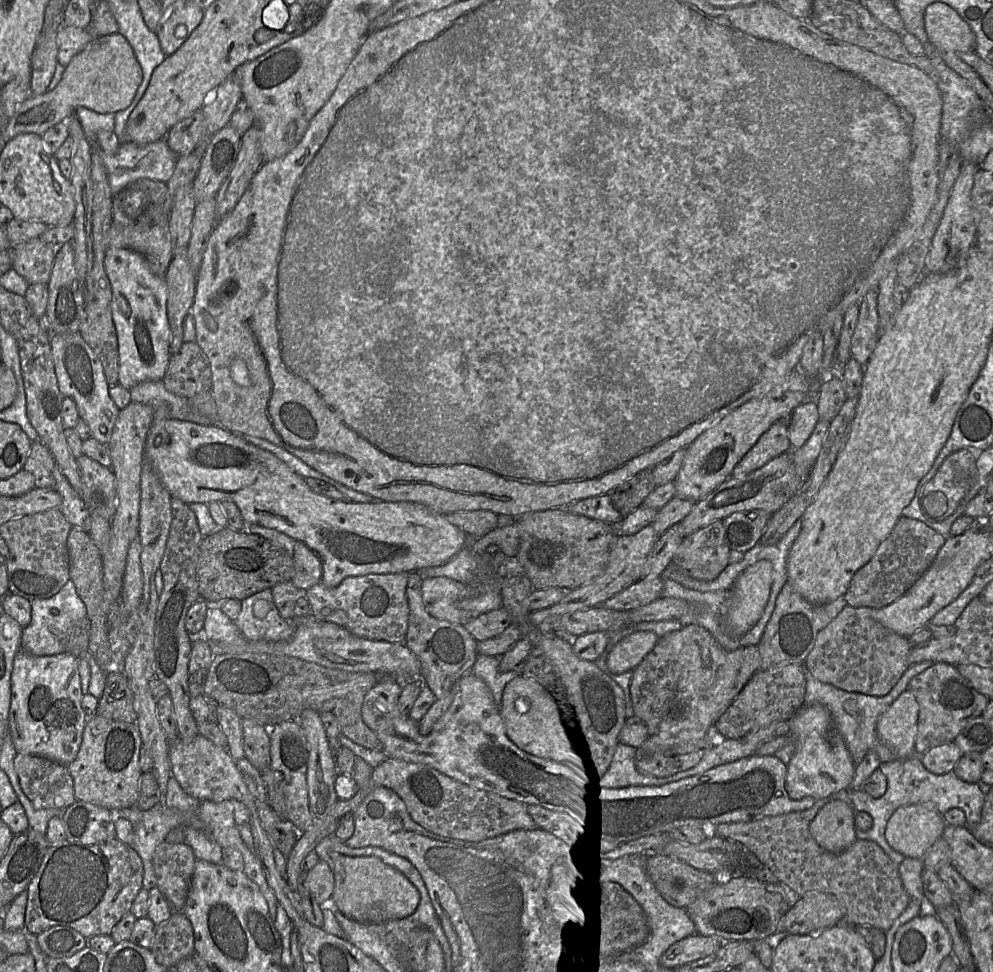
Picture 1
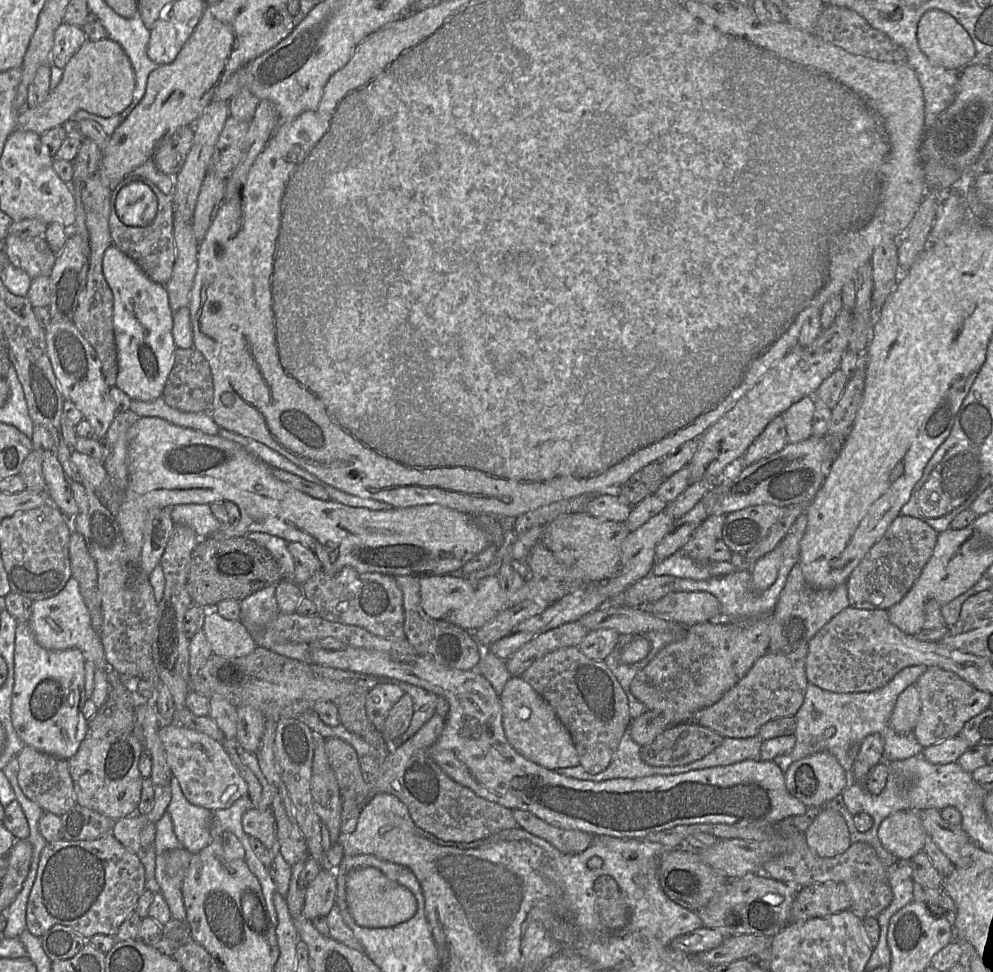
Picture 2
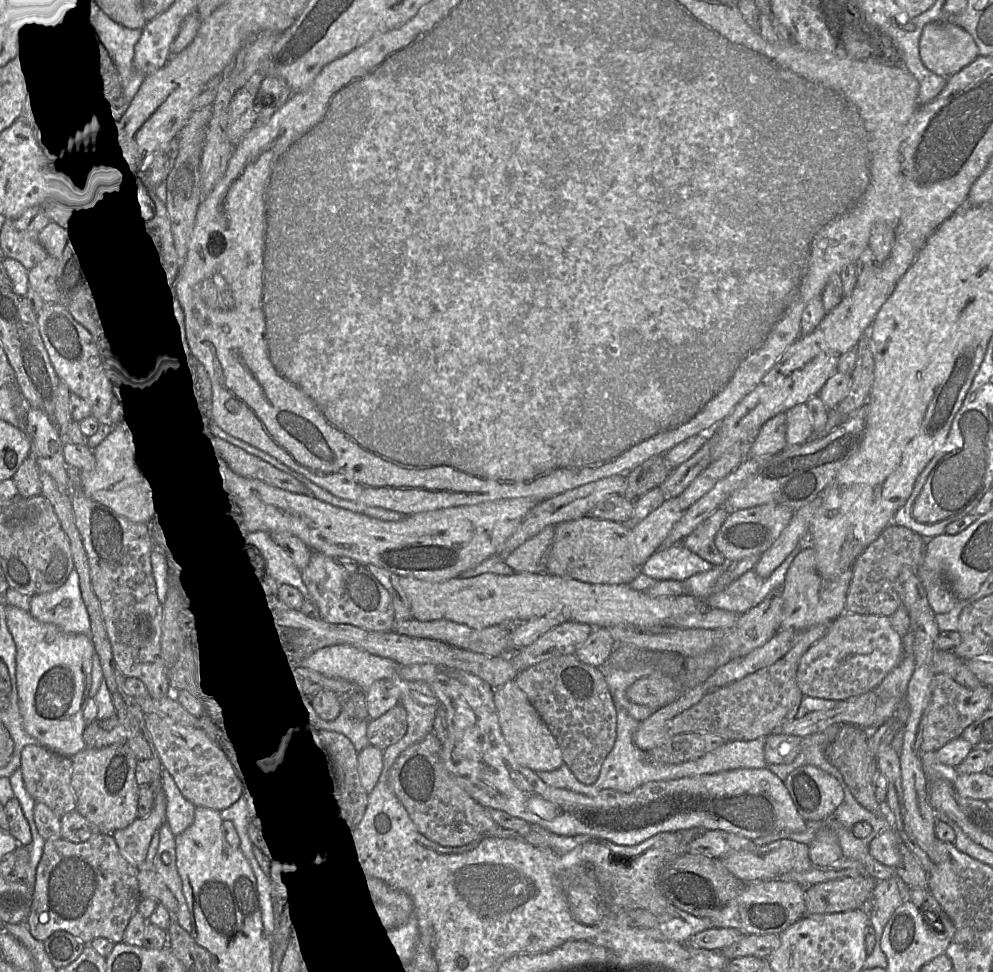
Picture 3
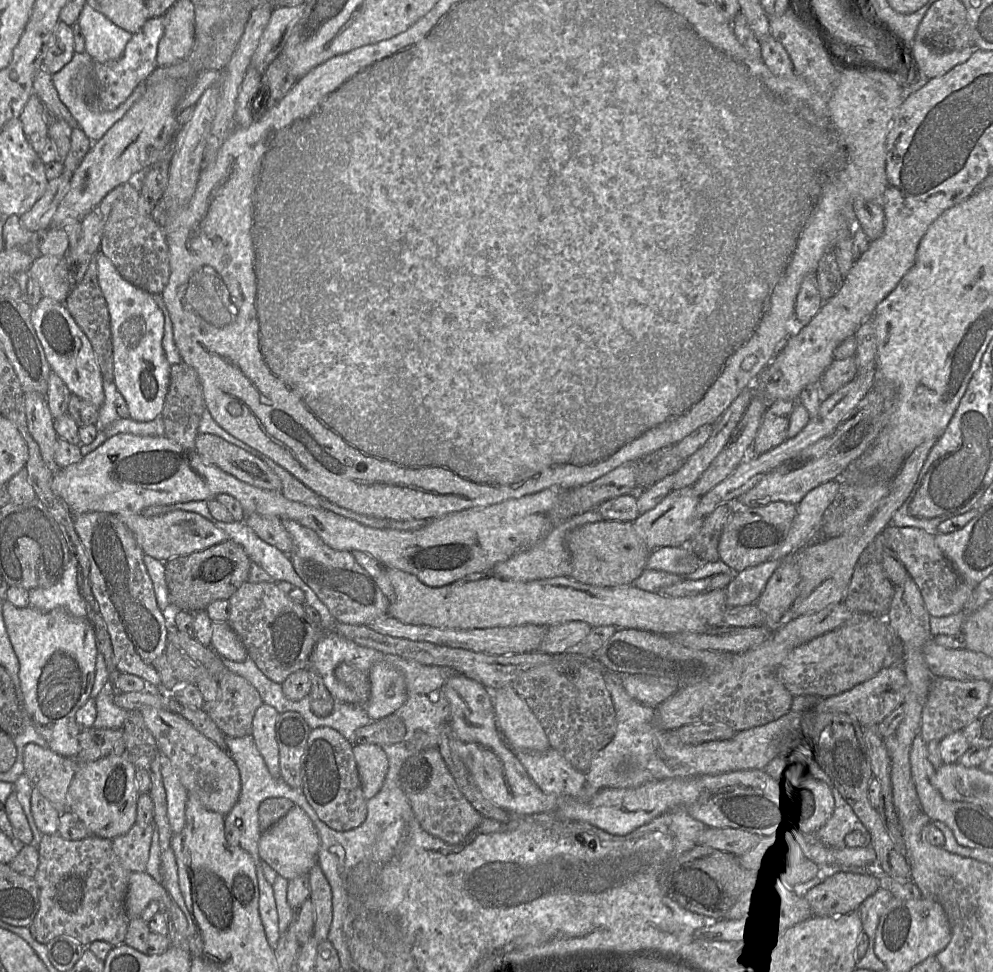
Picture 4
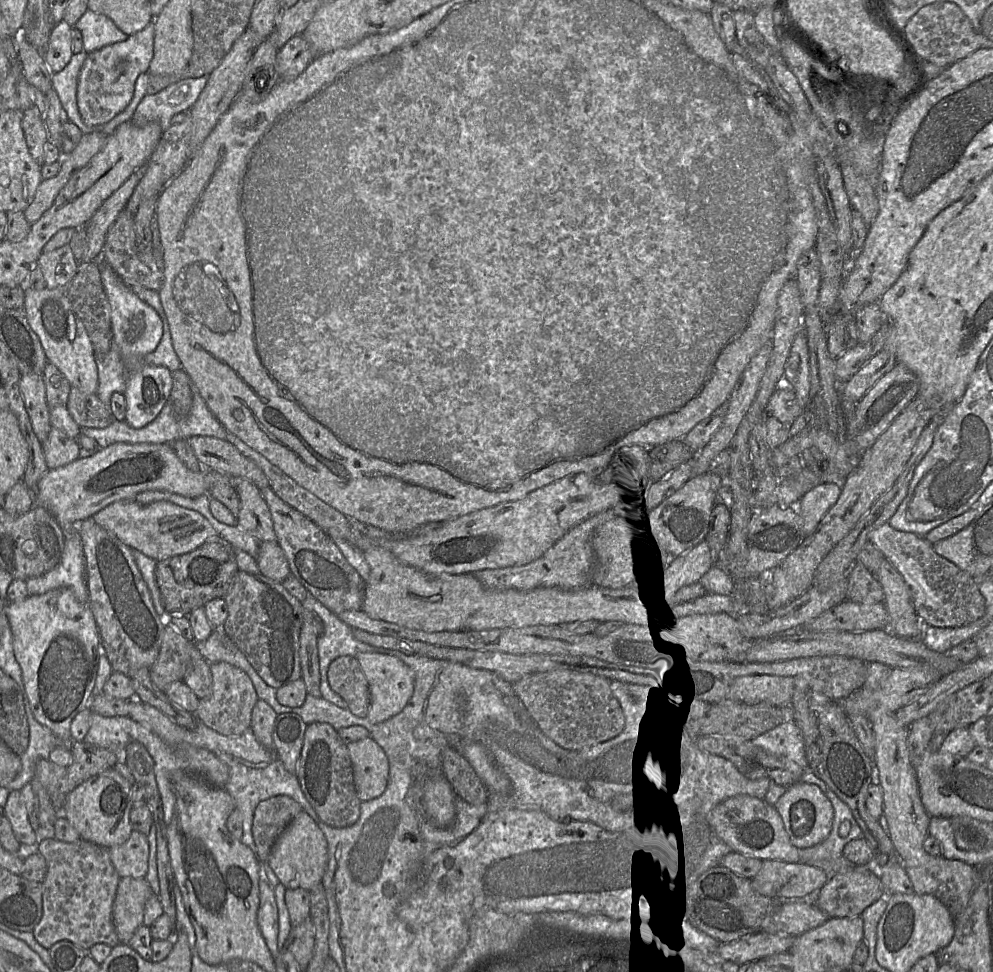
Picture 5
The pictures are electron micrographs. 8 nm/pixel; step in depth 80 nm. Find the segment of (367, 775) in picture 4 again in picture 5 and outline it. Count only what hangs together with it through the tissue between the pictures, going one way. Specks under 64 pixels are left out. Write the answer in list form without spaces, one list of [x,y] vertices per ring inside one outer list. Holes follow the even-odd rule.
[[[371,737],[347,745],[354,784],[362,802],[380,797],[389,781],[389,760],[382,747]]]

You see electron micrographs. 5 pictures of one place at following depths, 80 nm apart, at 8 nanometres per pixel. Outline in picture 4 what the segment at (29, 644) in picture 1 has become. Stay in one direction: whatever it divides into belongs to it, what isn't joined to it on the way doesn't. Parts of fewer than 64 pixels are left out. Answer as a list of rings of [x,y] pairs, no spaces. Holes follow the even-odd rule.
[[[72,556],[55,585],[29,590],[29,606],[43,613],[61,609],[77,618],[87,617],[86,604],[77,583],[77,563]]]

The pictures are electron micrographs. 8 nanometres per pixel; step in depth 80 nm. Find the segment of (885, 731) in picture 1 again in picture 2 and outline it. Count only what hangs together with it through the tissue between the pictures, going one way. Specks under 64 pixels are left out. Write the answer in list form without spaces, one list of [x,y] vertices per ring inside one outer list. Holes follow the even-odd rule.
[[[914,684],[897,698],[890,716],[890,727],[899,734],[912,734],[920,714],[919,692]]]

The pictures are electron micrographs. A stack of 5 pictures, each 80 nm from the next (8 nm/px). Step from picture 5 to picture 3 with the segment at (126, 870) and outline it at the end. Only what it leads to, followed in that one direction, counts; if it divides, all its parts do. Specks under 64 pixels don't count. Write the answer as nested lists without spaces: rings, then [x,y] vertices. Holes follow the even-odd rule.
[[[163,789],[154,792],[151,812],[144,818],[136,818],[126,828],[116,830],[112,836],[125,858],[134,866],[142,865],[156,830],[166,821],[167,799]]]

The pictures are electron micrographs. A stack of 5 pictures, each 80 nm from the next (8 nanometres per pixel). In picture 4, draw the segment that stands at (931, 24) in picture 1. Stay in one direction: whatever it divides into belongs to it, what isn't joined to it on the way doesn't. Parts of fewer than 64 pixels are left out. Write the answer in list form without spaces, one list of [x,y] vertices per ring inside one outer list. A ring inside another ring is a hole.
[[[915,40],[912,44],[913,56],[921,70],[923,80],[944,75],[956,65],[967,61],[975,49],[967,47],[961,50],[940,51],[923,40]]]

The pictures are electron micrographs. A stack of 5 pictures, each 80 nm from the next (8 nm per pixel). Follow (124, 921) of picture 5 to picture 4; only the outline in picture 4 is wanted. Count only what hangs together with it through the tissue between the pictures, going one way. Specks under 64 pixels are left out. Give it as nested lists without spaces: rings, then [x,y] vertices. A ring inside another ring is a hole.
[[[146,871],[132,872],[125,900],[128,918],[132,920],[141,917],[143,911],[152,901],[158,901],[162,910],[169,910],[171,918],[177,912],[182,912],[162,883],[153,879]]]

